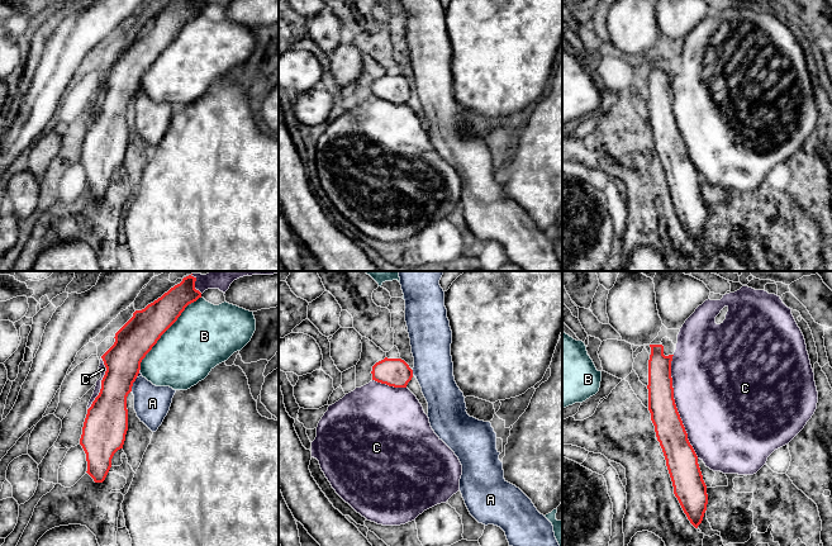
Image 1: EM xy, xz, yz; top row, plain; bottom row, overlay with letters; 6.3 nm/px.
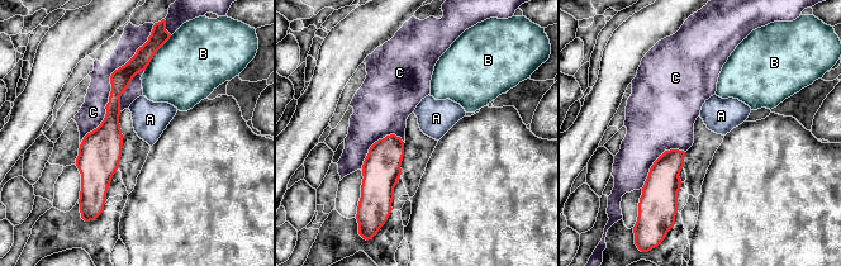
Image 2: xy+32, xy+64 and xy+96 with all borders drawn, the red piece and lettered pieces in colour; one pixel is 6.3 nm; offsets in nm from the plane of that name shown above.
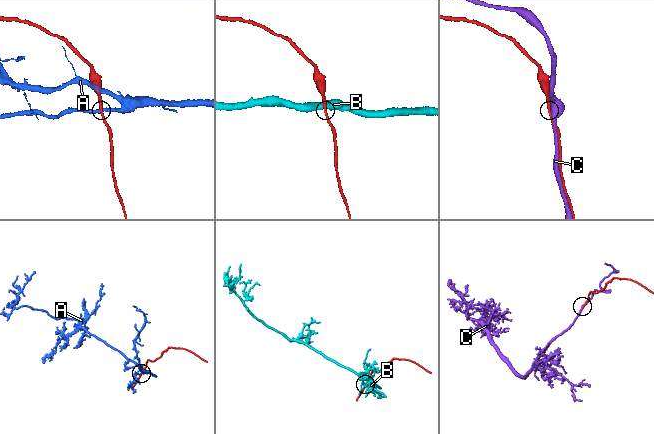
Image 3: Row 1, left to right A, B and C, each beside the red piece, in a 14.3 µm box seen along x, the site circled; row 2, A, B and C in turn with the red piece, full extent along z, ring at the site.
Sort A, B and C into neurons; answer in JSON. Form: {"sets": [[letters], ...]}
{"sets": [["A"], ["B"], ["C"]]}

